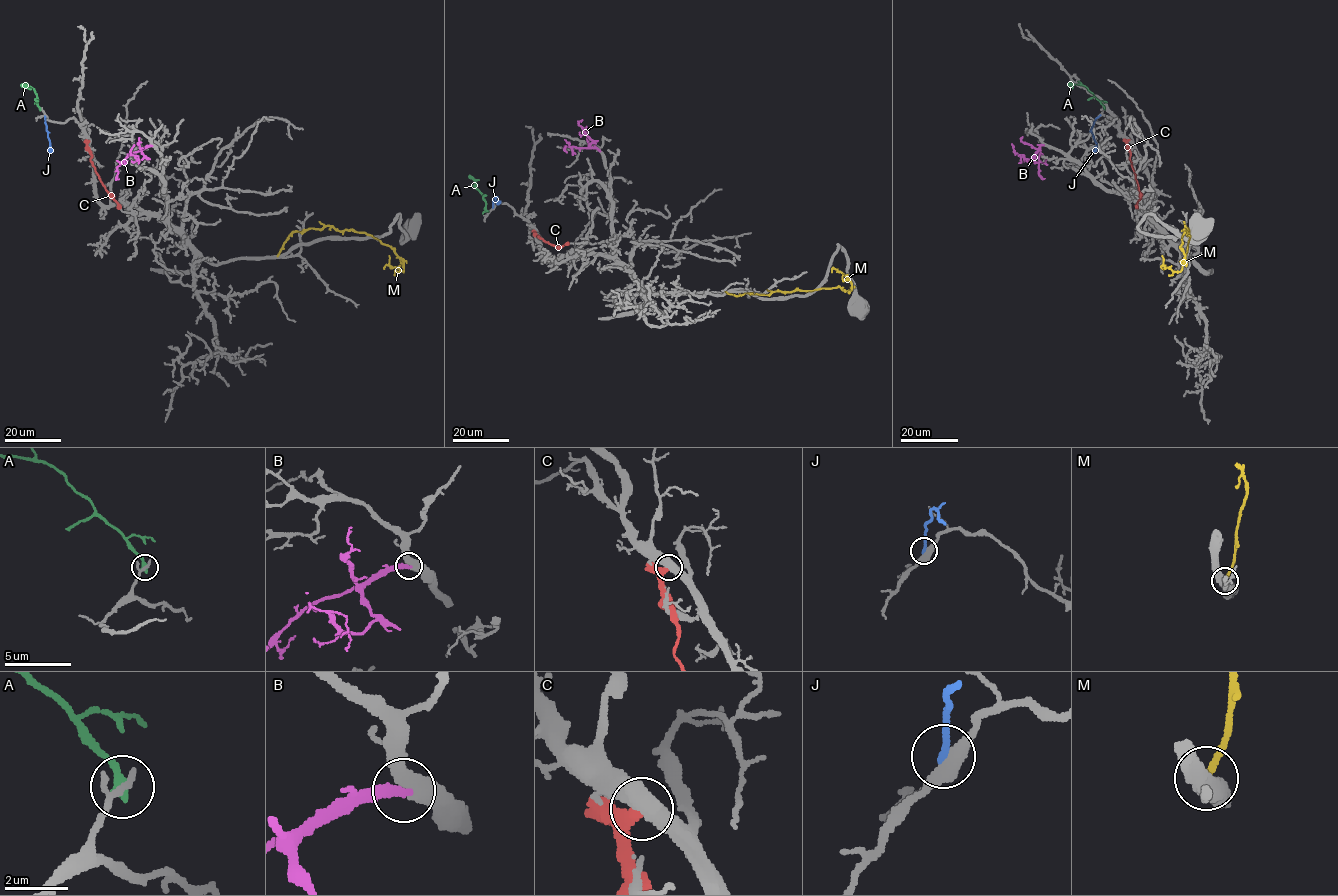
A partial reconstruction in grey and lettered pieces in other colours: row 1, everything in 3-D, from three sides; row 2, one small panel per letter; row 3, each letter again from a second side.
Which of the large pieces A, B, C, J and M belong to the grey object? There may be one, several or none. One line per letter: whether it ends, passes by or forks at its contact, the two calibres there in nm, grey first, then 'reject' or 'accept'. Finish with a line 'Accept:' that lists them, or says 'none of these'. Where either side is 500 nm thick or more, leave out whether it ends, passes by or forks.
A: it ends; calibres 180 and 300 nm; reject
B: it ends; calibres 440 and 320 nm; accept
C: calibres 600 and 400 nm; reject
J: it ends; calibres 400 and 200 nm; reject
M: calibres 550 and 200 nm; reject
Accept: B

